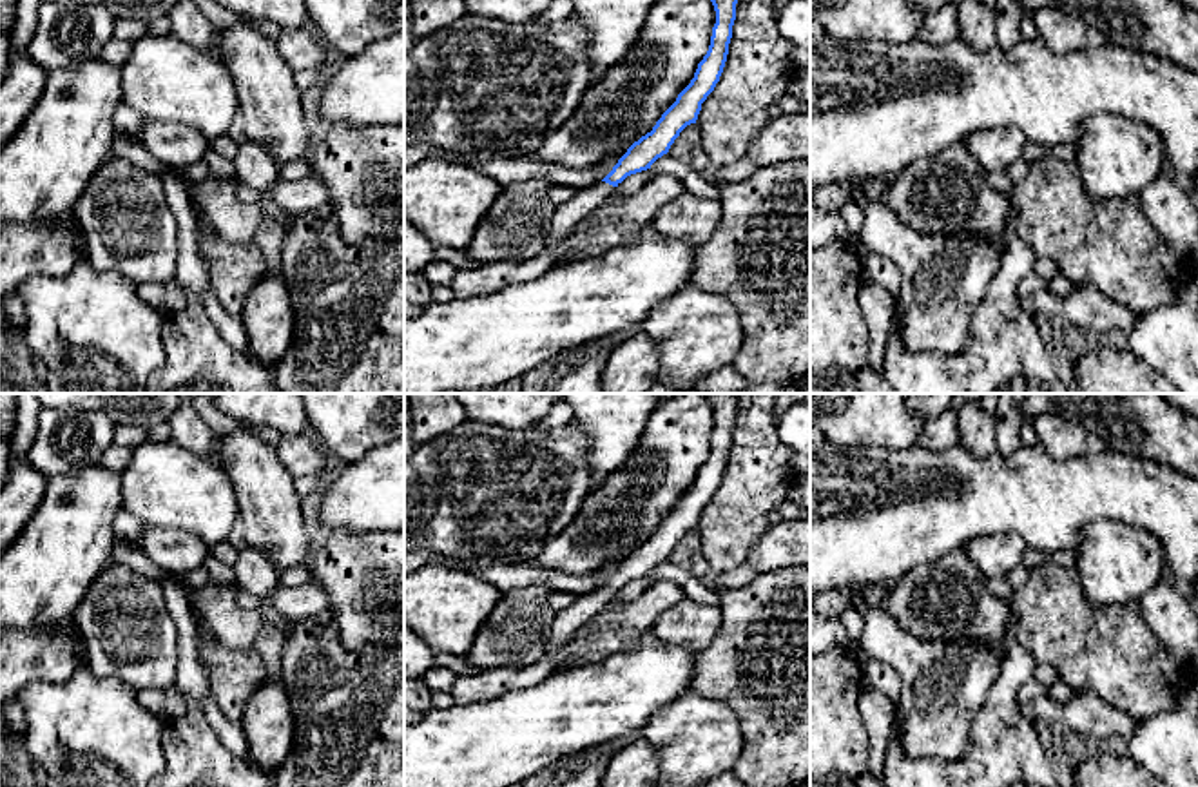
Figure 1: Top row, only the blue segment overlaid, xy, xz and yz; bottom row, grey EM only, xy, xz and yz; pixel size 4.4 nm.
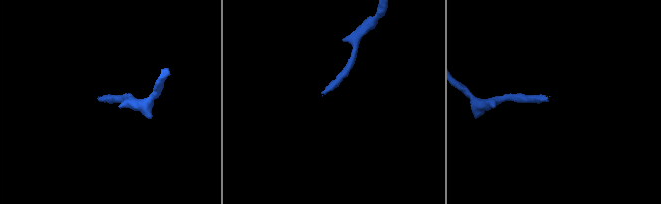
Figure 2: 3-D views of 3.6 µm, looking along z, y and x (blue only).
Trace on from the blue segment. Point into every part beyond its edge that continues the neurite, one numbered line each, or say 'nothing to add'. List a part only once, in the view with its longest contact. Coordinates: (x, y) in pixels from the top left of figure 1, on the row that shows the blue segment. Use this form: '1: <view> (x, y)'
1: xz (488, 278)

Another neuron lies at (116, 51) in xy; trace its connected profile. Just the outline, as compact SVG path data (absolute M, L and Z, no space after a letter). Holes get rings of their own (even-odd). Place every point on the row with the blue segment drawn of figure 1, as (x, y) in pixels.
M109 40L103 49L100 51L98 58L103 62L111 62L116 65L123 65L134 47L134 40Z

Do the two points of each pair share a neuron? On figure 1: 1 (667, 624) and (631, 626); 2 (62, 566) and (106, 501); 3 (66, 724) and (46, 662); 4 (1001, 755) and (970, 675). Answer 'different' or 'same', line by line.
1: different
2: same
3: different
4: different

